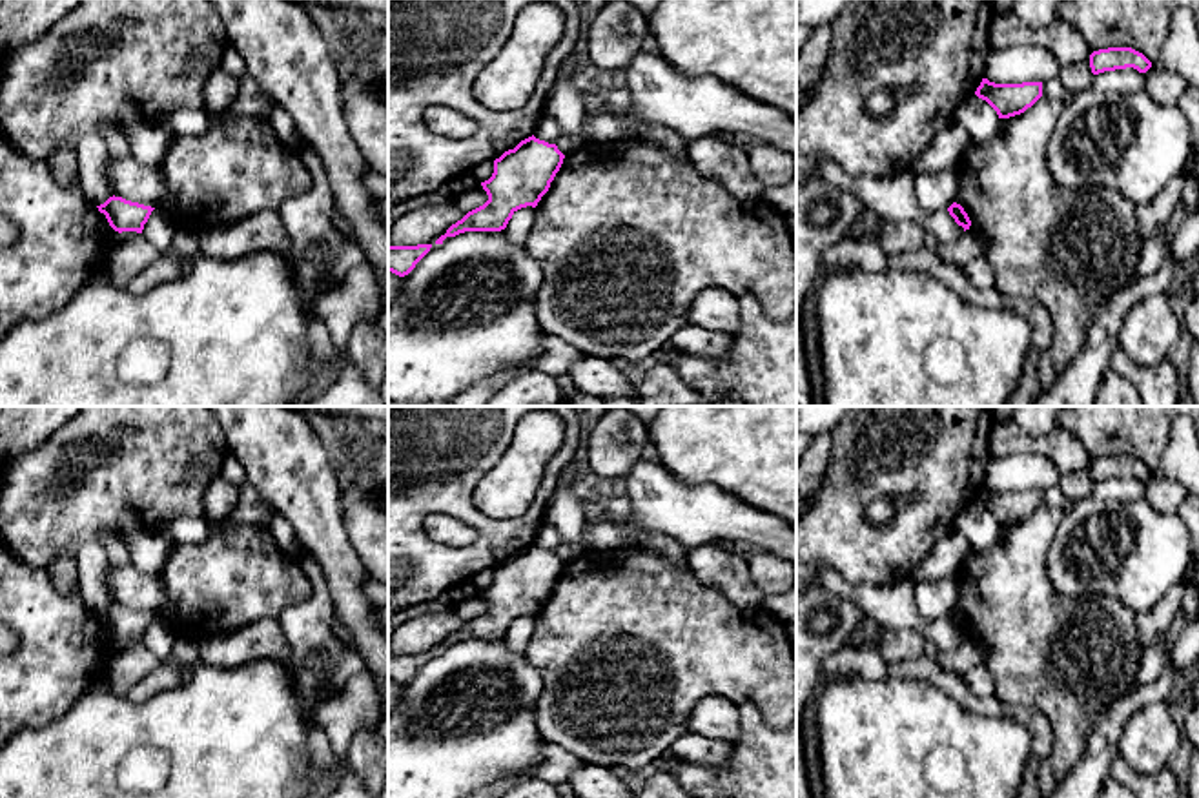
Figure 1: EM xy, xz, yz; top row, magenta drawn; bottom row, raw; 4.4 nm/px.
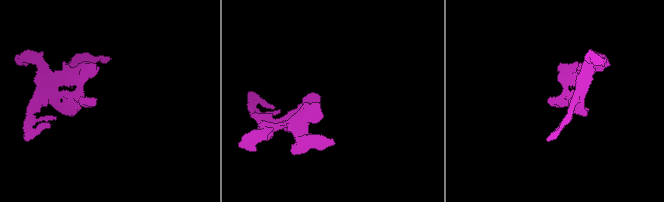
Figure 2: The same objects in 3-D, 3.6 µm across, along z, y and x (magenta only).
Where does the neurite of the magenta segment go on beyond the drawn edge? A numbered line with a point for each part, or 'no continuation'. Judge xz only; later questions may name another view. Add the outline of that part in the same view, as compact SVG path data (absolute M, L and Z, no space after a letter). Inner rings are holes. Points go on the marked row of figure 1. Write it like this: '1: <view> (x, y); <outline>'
no continuation

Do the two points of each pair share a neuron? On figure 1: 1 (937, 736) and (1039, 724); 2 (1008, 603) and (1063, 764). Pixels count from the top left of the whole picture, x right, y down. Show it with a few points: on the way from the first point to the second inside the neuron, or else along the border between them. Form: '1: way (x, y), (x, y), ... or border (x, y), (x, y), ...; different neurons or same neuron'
1: border (981, 715), (1015, 718), (1030, 736), (1032, 755); different neurons
2: way (1041, 644), (1045, 662), (1065, 689), (1065, 724); same neuron

